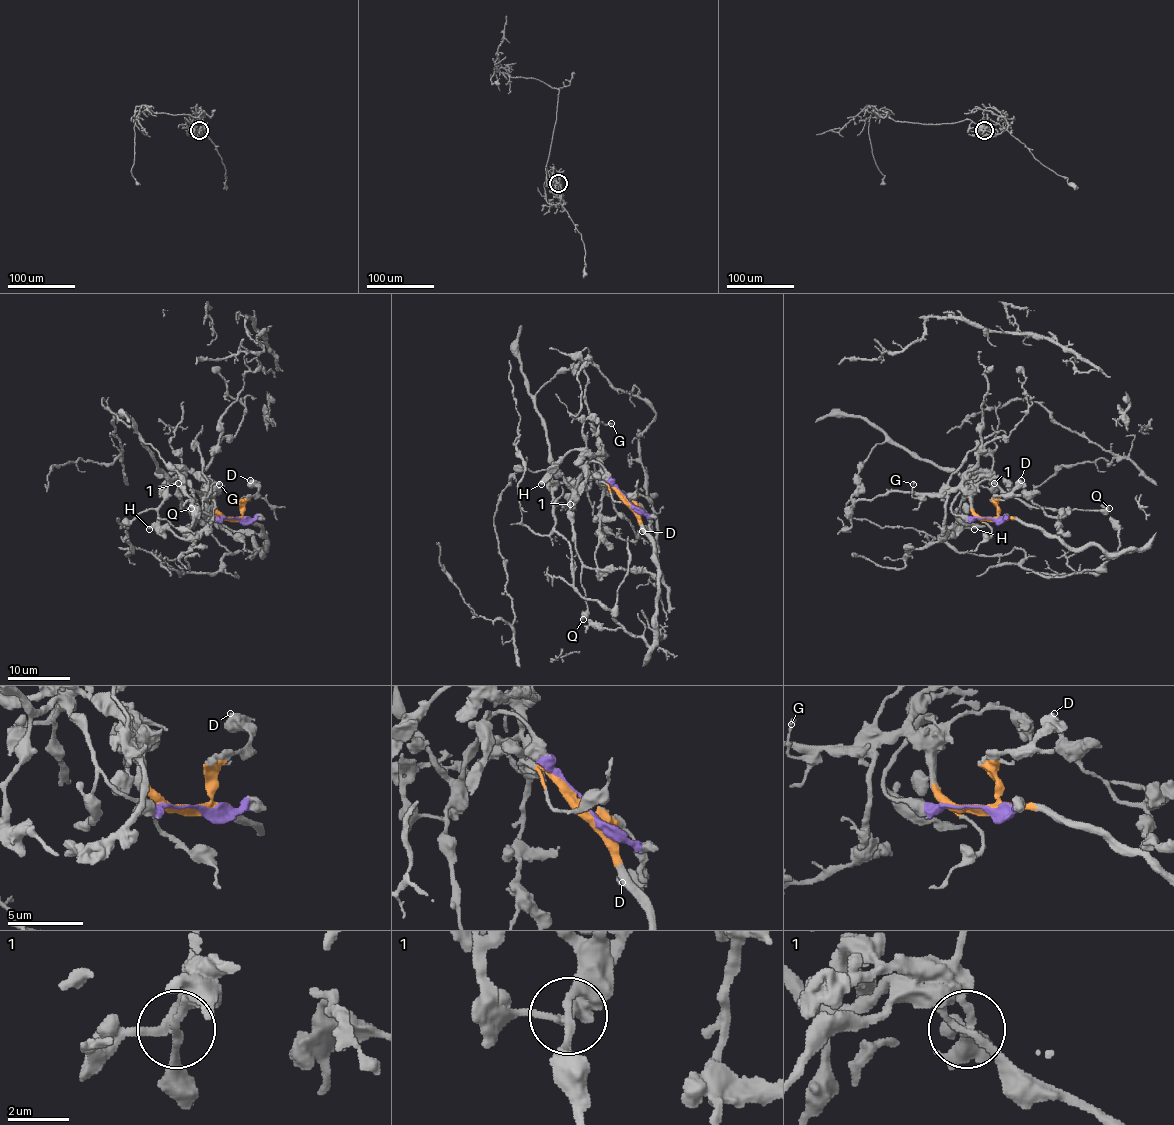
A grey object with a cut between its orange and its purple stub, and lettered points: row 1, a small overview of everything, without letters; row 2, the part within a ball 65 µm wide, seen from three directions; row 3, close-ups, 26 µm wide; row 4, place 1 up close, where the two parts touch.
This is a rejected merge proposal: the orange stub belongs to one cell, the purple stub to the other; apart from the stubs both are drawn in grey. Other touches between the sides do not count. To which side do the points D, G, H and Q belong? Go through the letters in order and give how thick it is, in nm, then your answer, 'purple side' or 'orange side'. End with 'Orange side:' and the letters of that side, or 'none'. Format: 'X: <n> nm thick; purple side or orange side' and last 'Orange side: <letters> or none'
D: 650 nm thick; orange side
G: 220 nm thick; orange side
H: 280 nm thick; purple side
Q: 440 nm thick; purple side
Orange side: D, G

